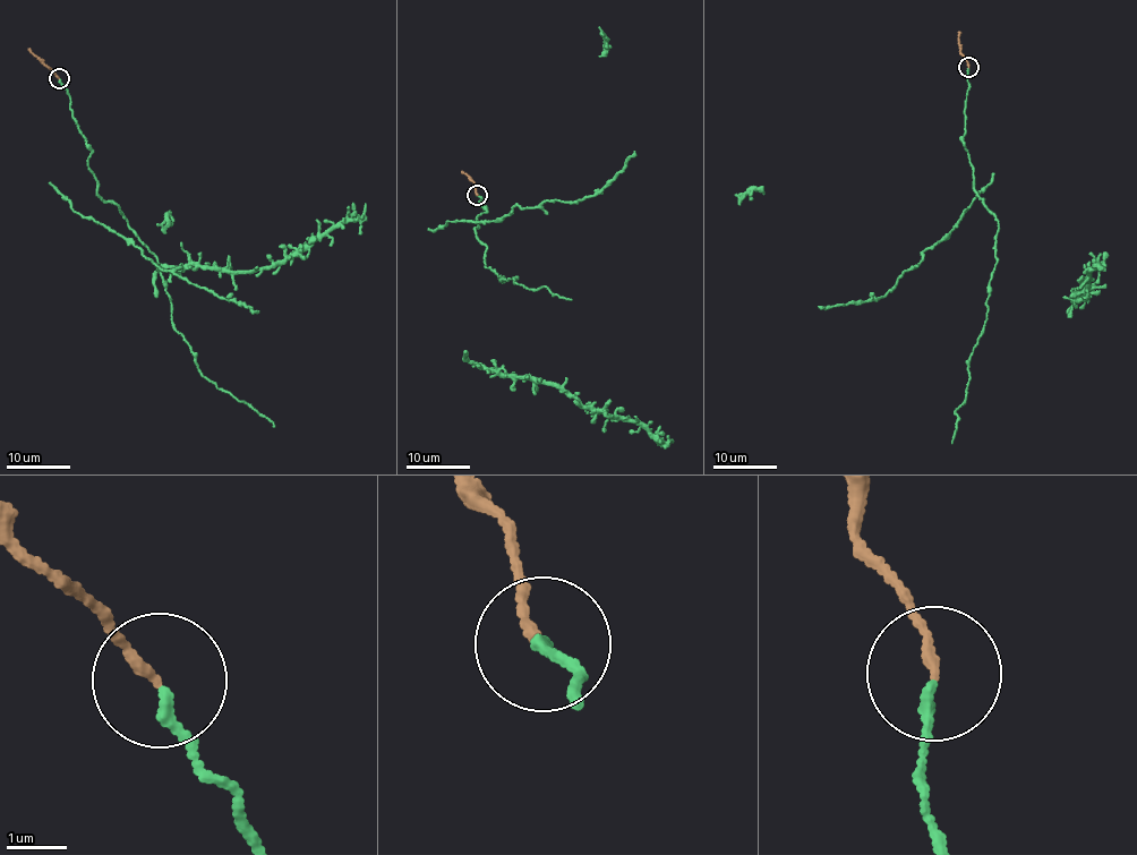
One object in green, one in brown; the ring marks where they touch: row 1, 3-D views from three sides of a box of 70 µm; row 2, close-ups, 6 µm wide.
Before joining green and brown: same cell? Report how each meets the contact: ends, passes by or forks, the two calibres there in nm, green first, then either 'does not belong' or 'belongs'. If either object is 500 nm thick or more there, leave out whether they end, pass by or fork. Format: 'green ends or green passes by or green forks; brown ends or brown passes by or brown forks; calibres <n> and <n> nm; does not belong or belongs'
green ends; brown ends; calibres 170 and 170 nm; belongs

